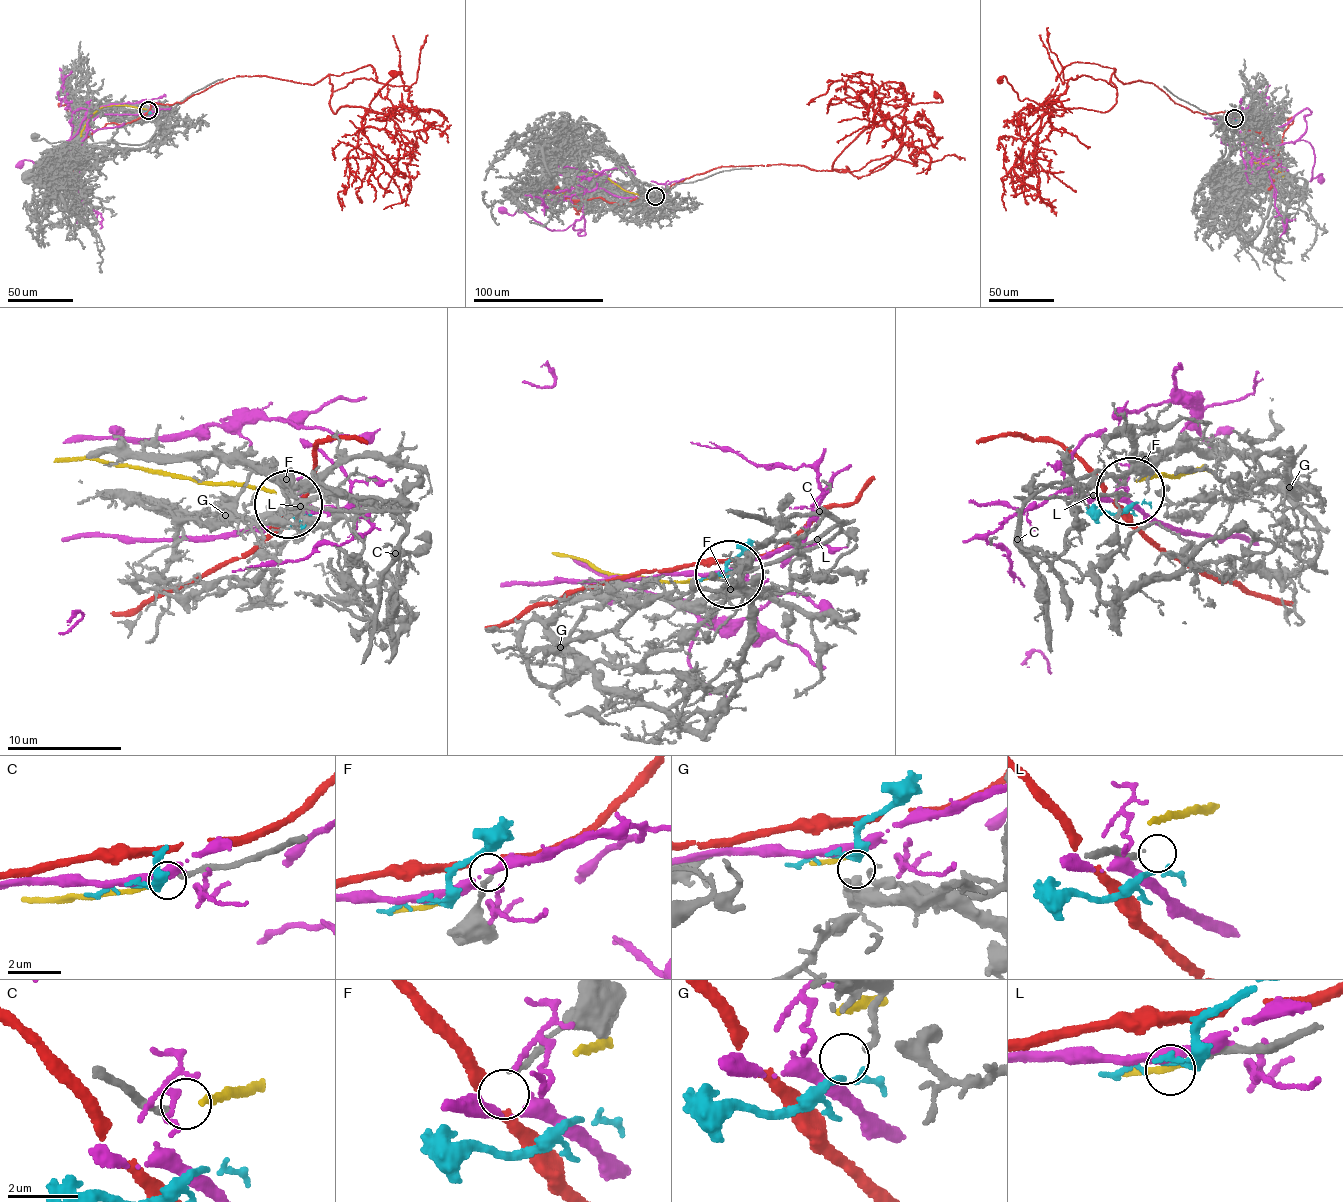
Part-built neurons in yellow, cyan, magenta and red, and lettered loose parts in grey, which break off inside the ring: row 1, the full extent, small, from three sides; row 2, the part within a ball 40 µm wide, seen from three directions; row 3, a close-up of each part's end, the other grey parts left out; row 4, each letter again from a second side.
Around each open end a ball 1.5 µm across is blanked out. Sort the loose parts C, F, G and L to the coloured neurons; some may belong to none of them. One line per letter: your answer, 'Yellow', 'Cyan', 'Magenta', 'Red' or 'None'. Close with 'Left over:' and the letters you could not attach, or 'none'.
C: Yellow
F: Red
G: Cyan
L: None
Left over: L

